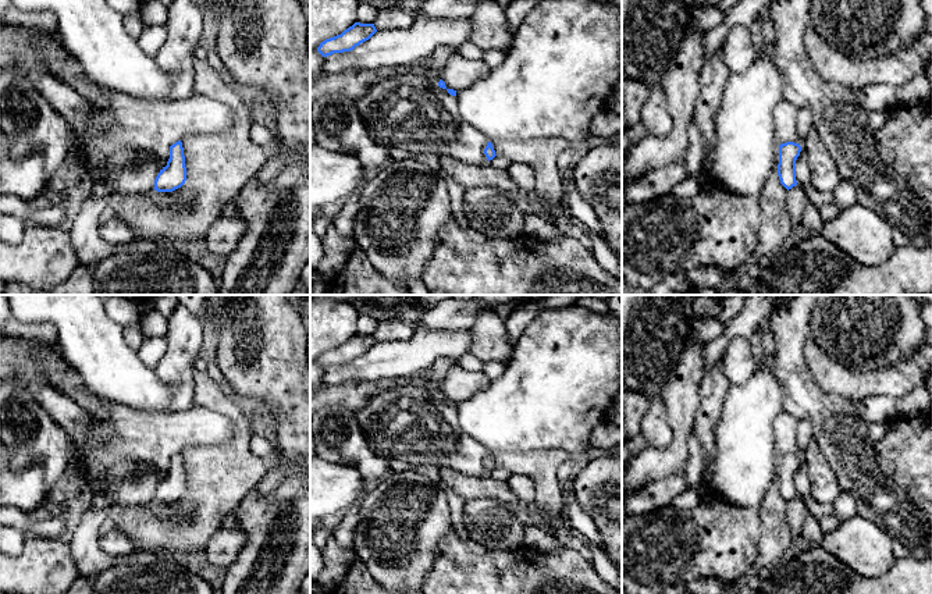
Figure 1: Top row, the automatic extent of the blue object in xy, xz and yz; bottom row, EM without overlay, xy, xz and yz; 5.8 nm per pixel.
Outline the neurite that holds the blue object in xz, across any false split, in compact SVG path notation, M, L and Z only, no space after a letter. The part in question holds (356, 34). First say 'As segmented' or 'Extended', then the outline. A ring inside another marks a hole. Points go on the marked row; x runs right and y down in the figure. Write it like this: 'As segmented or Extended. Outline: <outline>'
As segmented. Outline: M355 22L345 29L341 35L326 39L317 47L317 51L323 56L331 56L334 53L351 51L360 43L369 40L377 32L374 24Z

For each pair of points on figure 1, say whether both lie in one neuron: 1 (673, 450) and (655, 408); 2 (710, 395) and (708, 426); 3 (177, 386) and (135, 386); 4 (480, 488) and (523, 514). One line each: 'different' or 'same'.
1: different
2: same
3: different
4: same

